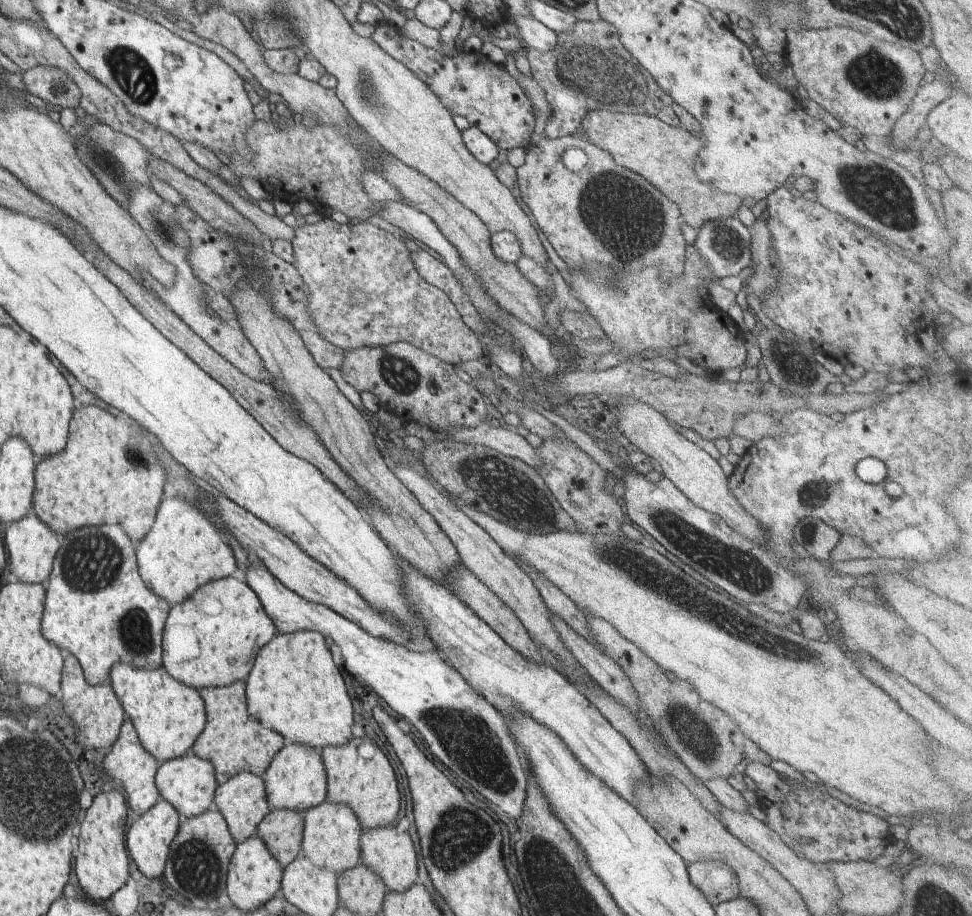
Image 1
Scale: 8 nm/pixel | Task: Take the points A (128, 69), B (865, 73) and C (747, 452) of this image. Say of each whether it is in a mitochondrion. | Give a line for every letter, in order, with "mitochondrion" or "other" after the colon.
A: mitochondrion
B: mitochondrion
C: other

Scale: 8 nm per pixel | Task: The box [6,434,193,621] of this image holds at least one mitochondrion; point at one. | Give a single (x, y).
(89, 563)

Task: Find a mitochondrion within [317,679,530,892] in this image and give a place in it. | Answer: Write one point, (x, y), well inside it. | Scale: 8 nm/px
(465, 740)

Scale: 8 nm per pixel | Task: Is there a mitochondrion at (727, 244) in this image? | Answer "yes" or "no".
yes

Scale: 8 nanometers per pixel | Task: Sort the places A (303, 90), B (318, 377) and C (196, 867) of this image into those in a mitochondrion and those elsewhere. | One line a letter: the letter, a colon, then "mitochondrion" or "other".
A: other
B: other
C: mitochondrion

